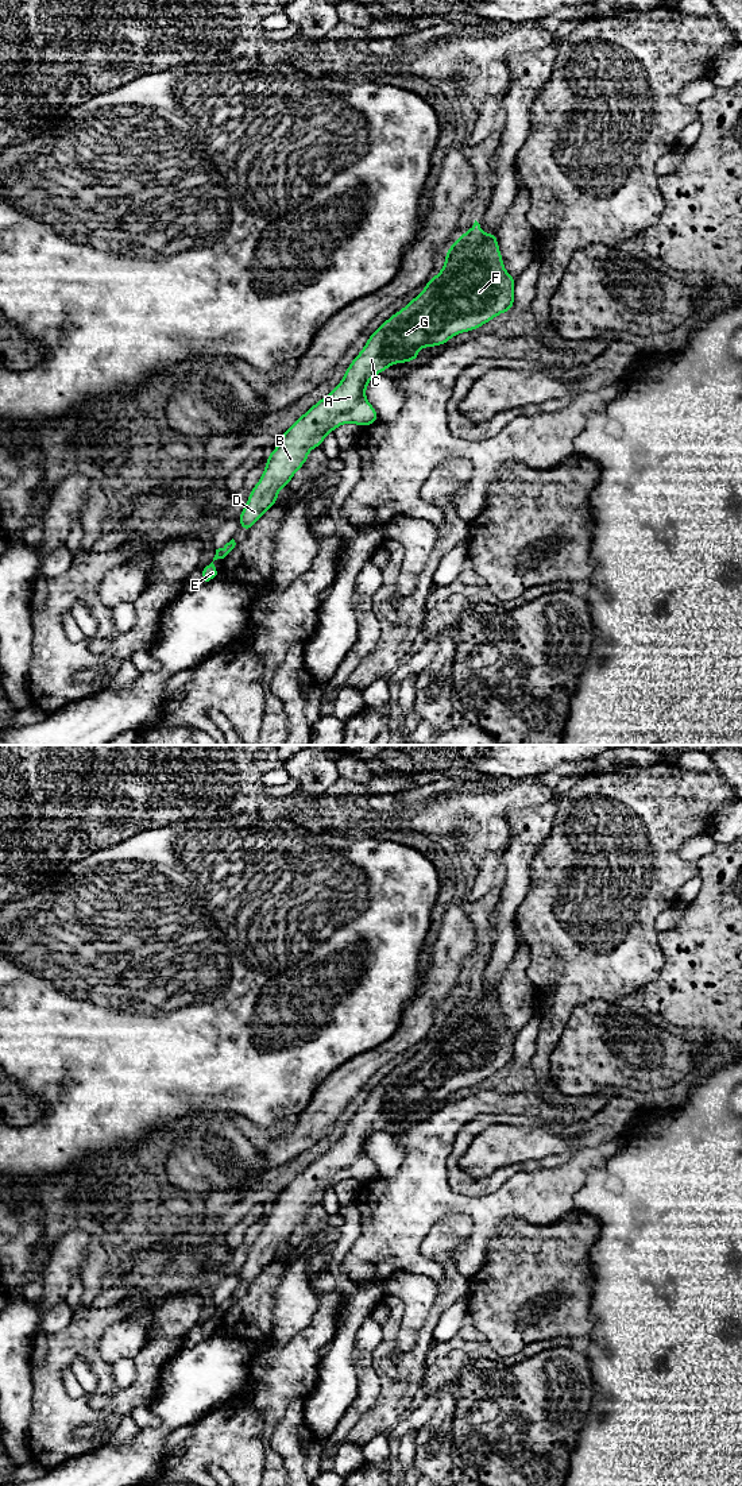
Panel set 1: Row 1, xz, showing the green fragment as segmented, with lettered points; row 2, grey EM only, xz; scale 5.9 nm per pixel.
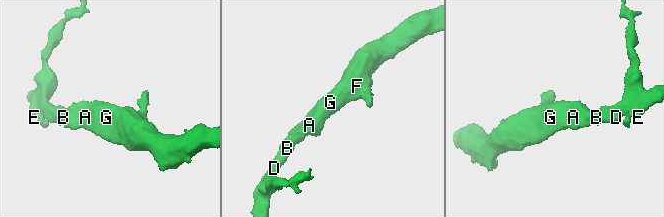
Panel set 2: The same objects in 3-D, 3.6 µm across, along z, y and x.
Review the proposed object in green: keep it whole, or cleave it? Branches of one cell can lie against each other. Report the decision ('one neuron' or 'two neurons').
one neuron

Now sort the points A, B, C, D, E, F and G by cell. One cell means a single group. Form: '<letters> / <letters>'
A B C D E F G

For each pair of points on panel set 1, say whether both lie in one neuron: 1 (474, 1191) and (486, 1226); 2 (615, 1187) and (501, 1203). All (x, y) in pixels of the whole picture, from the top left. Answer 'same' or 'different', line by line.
1: different
2: different

